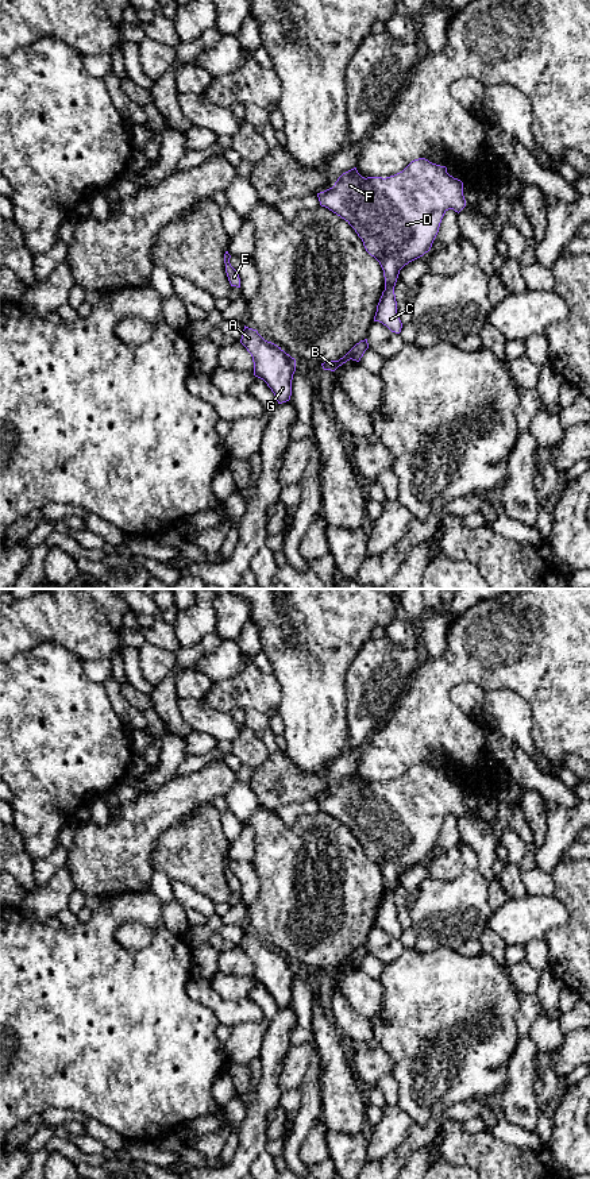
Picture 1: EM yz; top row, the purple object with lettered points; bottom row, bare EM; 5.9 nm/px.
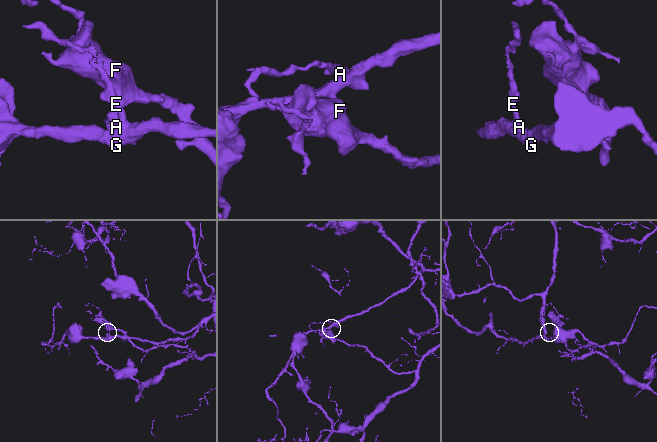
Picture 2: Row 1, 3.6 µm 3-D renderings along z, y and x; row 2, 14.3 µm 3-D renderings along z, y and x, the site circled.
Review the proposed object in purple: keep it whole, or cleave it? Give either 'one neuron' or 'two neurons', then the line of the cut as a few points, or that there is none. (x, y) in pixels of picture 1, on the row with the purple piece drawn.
two neurons; cut in yz along (385, 286), (393, 288)

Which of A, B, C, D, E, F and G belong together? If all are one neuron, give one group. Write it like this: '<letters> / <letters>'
A B C E G / D F

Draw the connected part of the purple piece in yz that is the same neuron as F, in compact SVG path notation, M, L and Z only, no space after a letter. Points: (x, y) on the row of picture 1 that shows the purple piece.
M425 158L412 161L402 172L386 178L365 178L354 167L317 197L321 207L355 230L366 251L379 262L385 288L394 288L400 270L431 250L444 213L448 209L459 213L466 207L463 182L450 176L446 166Z

